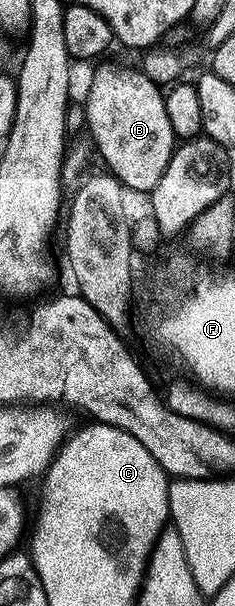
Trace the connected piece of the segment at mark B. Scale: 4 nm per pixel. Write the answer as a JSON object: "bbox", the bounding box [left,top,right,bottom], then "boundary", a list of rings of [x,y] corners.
{"bbox":[85,65,175,194],"boundary":[[[101,65],[93,73],[89,81],[89,98],[85,101],[85,117],[89,120],[89,129],[93,132],[93,141],[106,161],[108,172],[113,174],[129,188],[152,194],[159,183],[163,171],[167,171],[167,163],[175,148],[175,134],[171,127],[171,119],[165,106],[166,94],[159,85],[148,78],[140,68],[128,69],[125,65]]]}

